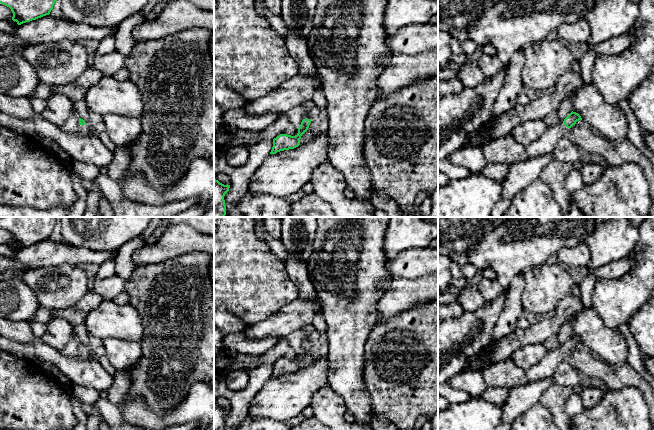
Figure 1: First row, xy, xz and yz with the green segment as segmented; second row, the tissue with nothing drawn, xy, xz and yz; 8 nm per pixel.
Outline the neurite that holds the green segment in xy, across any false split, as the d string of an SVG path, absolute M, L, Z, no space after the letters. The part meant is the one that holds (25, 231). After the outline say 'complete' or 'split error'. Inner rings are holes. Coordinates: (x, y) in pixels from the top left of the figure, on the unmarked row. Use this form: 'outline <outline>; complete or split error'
outline M58 217L0 218L0 227L11 233L18 249L49 239L58 223Z; complete

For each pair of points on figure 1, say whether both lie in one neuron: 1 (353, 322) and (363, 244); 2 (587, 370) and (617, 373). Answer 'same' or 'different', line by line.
1: same
2: same

